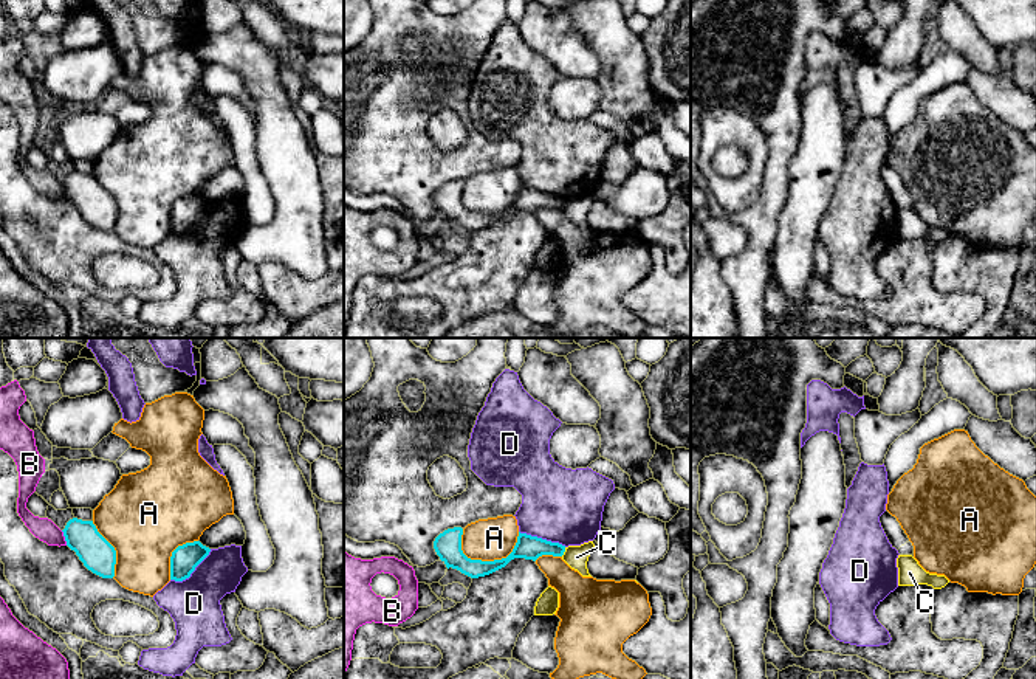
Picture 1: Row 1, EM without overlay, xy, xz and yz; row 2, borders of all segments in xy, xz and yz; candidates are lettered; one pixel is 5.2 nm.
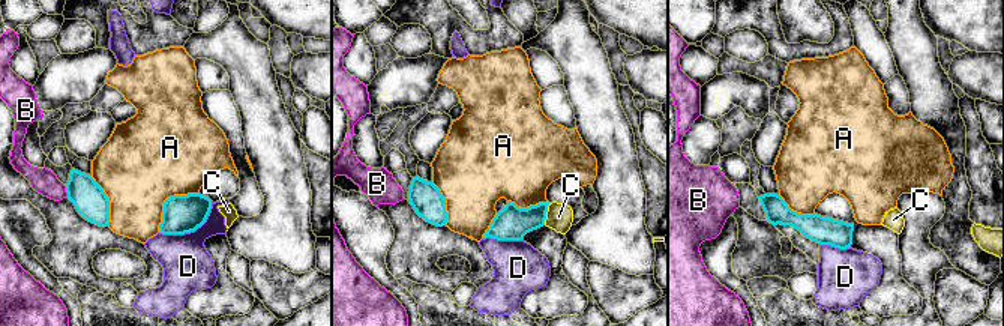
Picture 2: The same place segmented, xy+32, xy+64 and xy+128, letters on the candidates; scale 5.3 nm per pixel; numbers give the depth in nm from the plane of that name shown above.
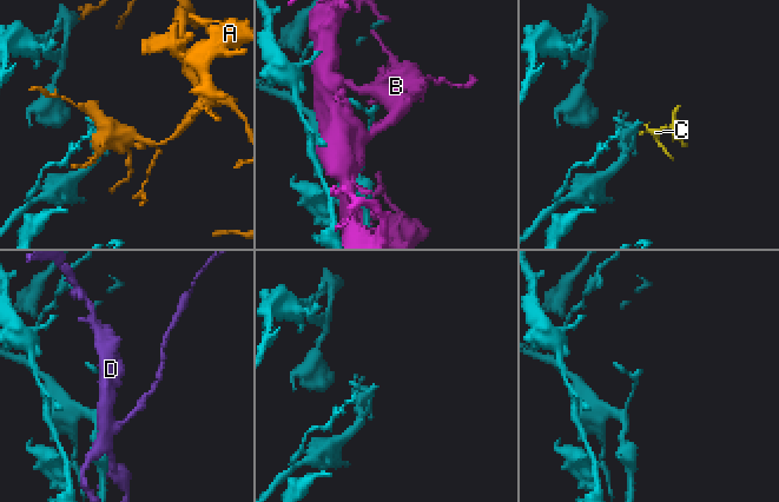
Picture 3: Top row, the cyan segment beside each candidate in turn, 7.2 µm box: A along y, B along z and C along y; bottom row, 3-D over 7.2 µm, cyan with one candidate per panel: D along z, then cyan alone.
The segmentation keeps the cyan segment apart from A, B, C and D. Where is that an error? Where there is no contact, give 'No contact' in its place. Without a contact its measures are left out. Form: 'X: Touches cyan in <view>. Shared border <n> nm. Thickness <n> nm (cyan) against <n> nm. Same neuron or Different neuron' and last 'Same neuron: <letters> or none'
A: Touches cyan in xz. Shared border 320 nm. Thickness 140 nm (cyan) against 220 nm. Different neuron
B: Touches cyan in xy. Shared border 90 nm. Thickness 180 nm (cyan) against 120 nm. Different neuron
C: Touches cyan in xz. Shared border 50 nm. Thickness 130 nm (cyan) against 120 nm. Different neuron
D: Touches cyan in xy. Shared border 280 nm. Thickness 150 nm (cyan) against 280 nm. Different neuron
Same neuron: none

